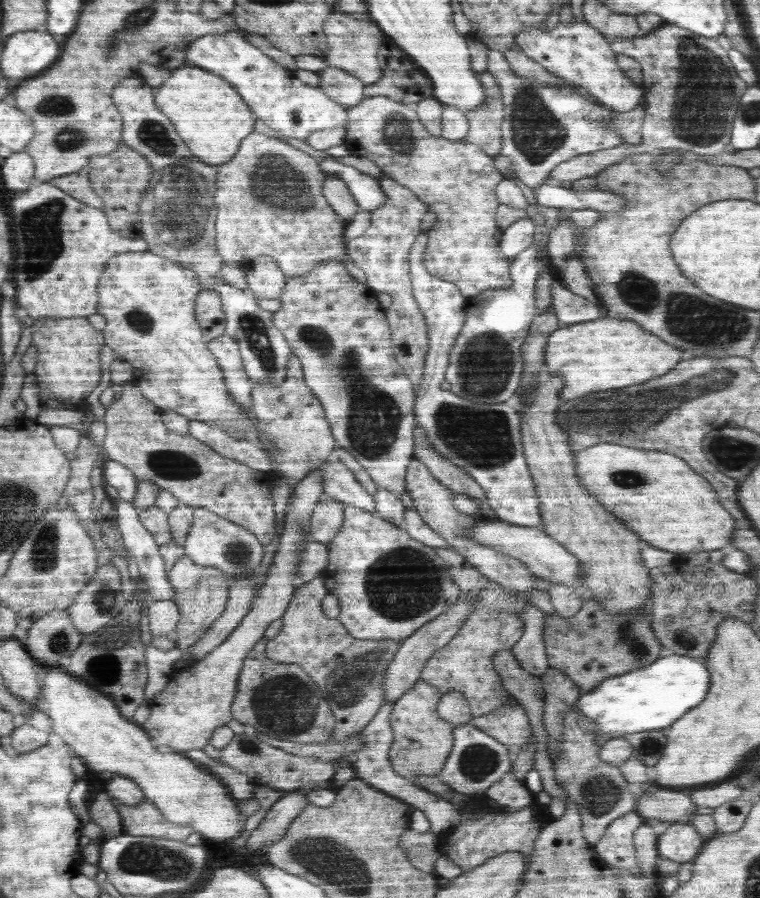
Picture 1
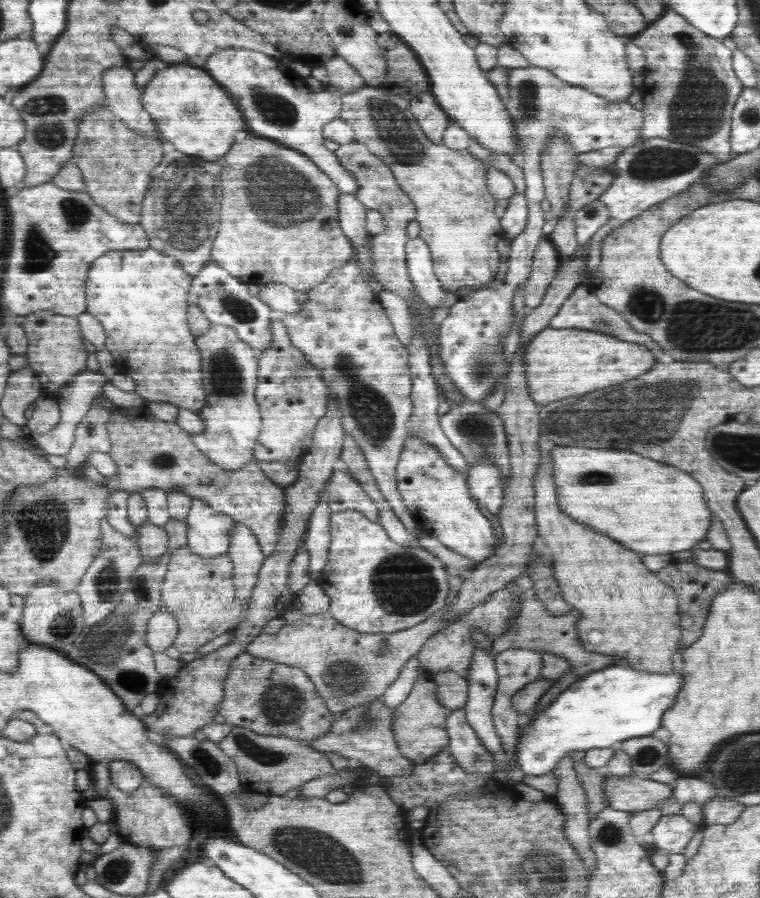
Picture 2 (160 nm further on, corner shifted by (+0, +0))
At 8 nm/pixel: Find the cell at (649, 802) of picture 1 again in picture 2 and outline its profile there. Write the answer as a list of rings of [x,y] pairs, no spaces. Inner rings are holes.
[[[635,775],[628,778],[609,776],[604,784],[603,795],[612,810],[633,813],[672,802],[674,786],[676,786],[674,781],[661,784]]]

